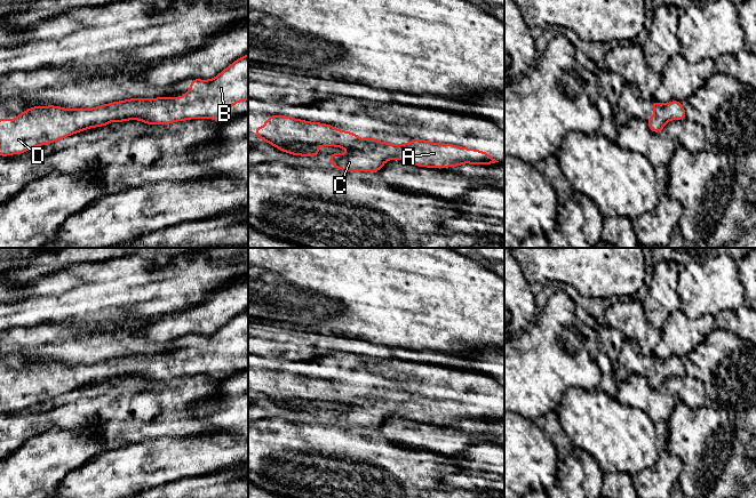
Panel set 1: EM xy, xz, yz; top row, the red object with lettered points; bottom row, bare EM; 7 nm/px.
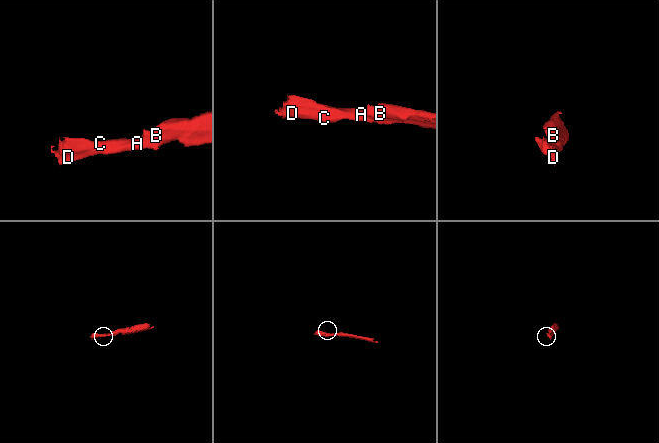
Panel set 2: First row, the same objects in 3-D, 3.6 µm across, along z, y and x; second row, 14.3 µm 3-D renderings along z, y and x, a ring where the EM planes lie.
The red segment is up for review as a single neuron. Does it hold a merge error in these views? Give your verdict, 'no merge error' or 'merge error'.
no merge error

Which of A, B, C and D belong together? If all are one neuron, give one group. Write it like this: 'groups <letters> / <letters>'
groups A B C D

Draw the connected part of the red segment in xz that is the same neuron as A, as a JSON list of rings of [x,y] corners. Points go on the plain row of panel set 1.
[[[270,371],[264,378],[264,383],[255,384],[255,392],[276,402],[282,408],[293,411],[315,412],[321,411],[317,407],[318,402],[339,402],[350,407],[349,410],[329,410],[331,419],[334,424],[349,427],[372,427],[377,428],[388,416],[400,415],[405,418],[428,424],[456,423],[463,419],[493,420],[499,418],[486,408],[475,404],[467,404],[453,400],[437,400],[429,396],[415,394],[411,399],[395,401],[387,397],[379,397],[372,393],[363,396],[357,389],[339,386],[332,380],[320,378],[309,378],[284,371]]]

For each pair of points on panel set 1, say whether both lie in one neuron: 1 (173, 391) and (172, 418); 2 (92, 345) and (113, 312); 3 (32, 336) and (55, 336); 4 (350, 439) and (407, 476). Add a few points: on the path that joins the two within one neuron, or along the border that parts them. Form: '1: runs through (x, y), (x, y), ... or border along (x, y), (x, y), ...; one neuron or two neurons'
1: runs through (173, 398), (172, 411); one neuron
2: border along (134, 316), (108, 320), (94, 327), (81, 328); two neurons
3: runs through (38, 336), (49, 336); one neuron
4: runs through (364, 452), (373, 462), (384, 465), (394, 474); one neuron

